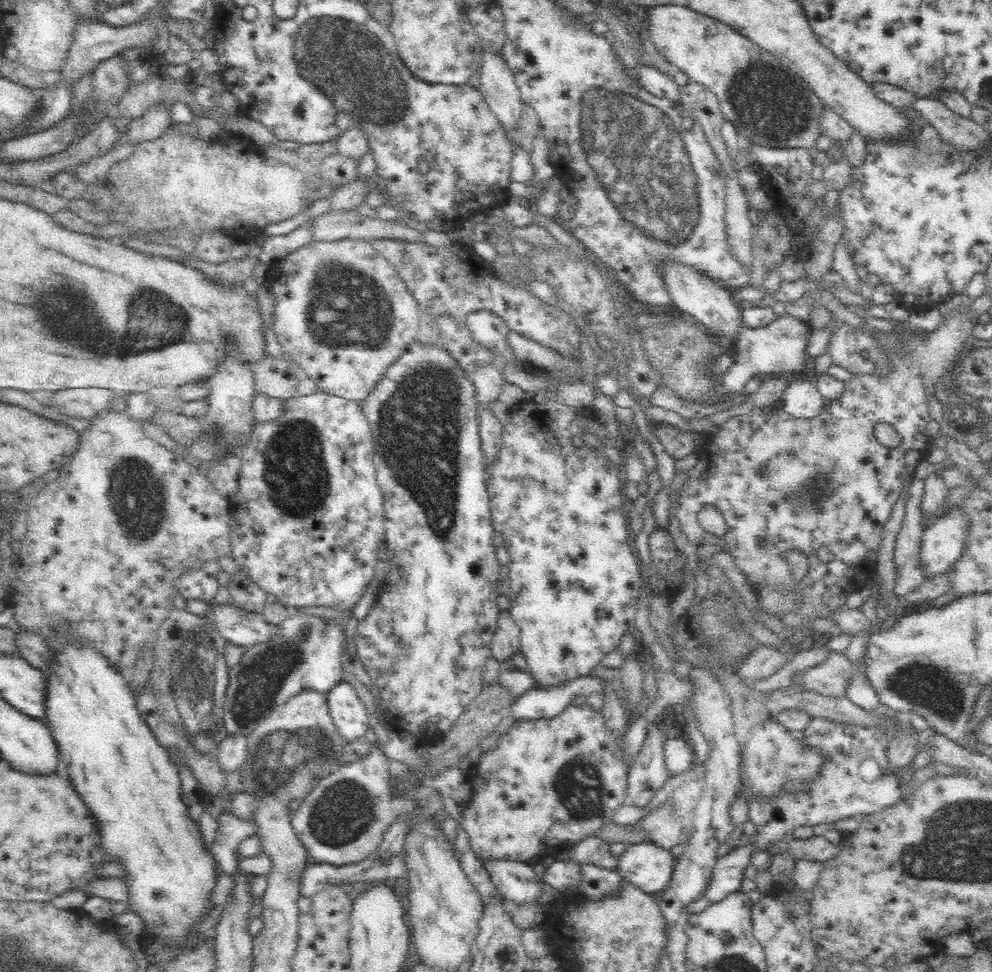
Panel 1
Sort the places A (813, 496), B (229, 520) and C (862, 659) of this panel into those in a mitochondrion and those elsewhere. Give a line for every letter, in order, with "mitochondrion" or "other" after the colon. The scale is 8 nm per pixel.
A: mitochondrion
B: other
C: other

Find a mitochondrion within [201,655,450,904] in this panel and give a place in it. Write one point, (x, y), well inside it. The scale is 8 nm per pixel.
(280, 760)

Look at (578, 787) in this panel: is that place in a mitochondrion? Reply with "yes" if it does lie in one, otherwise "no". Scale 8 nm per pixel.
yes

